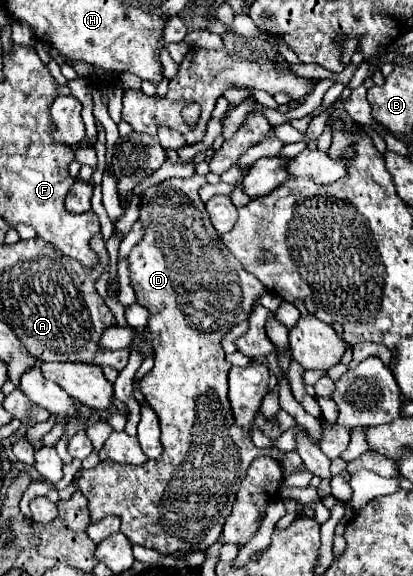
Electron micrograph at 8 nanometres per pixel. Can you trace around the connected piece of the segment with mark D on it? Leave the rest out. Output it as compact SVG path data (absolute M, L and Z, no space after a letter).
M205 176L169 178L147 188L141 198L139 214L139 220L145 226L145 236L129 254L131 286L139 304L149 310L147 330L153 334L155 346L155 366L139 382L139 390L159 416L165 460L147 460L141 466L103 460L95 468L83 470L77 482L79 490L89 498L91 520L117 514L121 516L121 532L133 544L155 548L163 554L175 554L177 550L209 550L223 532L235 492L249 464L257 456L269 456L269 448L255 448L251 436L233 424L233 414L229 412L227 402L227 372L231 364L225 362L225 352L221 348L225 332L247 320L255 300L261 298L267 288L241 266L217 236L209 214L205 212L205 204L199 198L199 188L205 182Z

